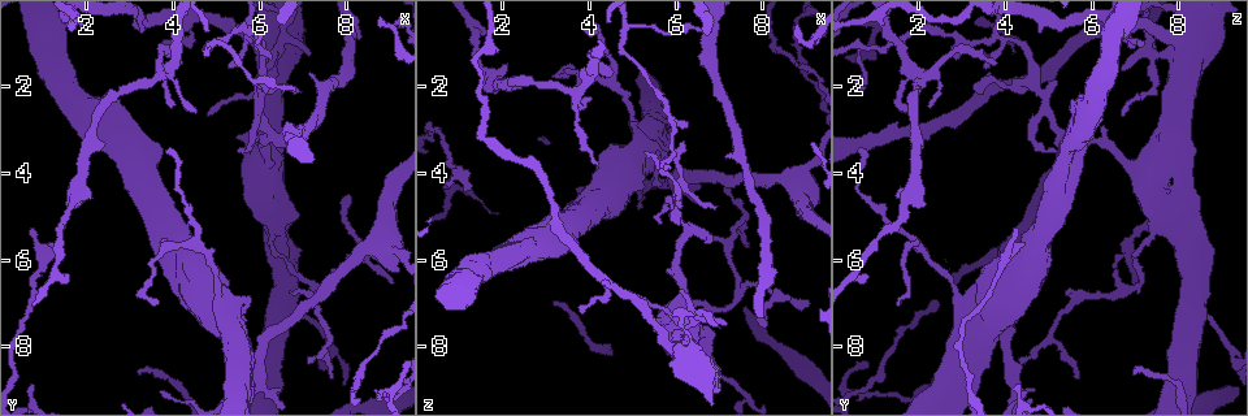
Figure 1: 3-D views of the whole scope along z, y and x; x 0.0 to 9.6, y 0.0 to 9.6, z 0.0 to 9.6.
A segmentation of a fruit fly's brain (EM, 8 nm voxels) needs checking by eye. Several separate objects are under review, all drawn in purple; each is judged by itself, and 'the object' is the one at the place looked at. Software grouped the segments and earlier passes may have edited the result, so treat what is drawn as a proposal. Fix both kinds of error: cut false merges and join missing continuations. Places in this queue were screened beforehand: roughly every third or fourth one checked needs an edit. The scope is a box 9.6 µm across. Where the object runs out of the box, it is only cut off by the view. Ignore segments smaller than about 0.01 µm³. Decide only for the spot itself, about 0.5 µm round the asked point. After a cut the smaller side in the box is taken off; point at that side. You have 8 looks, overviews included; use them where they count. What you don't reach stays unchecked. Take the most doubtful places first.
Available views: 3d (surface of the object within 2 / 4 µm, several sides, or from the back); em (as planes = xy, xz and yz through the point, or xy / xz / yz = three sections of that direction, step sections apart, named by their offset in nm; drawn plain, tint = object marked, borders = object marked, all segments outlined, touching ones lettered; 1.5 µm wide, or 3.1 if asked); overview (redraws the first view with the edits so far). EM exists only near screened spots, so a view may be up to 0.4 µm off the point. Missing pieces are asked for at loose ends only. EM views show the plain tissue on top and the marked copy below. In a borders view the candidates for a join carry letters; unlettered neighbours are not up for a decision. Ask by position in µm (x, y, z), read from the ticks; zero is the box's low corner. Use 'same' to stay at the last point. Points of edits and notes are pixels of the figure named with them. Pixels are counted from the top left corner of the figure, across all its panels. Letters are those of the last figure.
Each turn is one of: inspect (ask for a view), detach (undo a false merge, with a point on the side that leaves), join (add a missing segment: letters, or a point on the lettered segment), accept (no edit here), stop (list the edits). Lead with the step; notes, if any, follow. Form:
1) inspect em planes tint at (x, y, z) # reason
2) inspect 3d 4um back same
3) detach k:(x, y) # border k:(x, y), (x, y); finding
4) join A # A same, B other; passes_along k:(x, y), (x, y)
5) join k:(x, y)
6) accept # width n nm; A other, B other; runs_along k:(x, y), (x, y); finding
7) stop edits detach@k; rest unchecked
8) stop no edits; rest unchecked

inspect 3d 4um at (5.75, 7.05, 3.60) # thick end

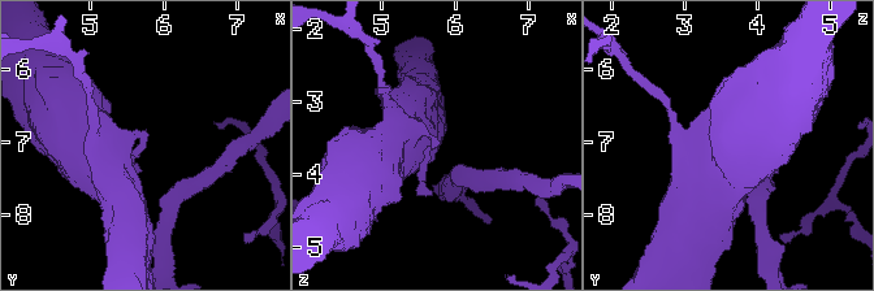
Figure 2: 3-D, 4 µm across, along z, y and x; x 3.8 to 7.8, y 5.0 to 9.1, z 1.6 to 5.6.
inspect em xy step 4 borders at (5.70, 7.05, 3.65) # shape alone is not enough

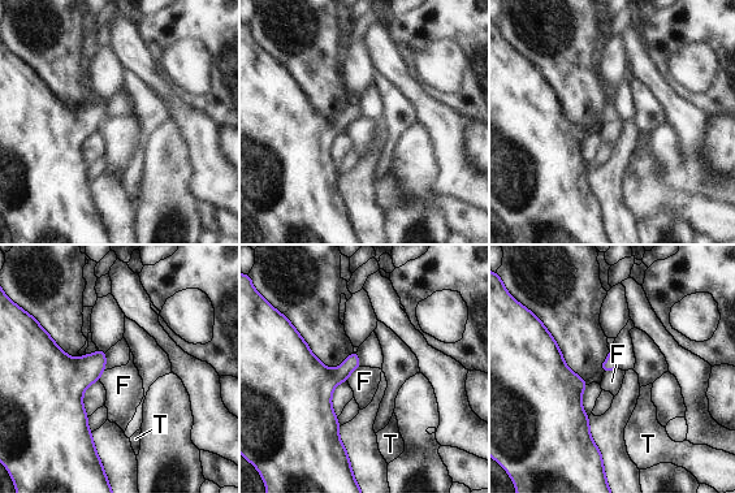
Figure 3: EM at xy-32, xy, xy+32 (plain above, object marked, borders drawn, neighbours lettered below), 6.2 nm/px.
inspect em planes borders same # cut it another way

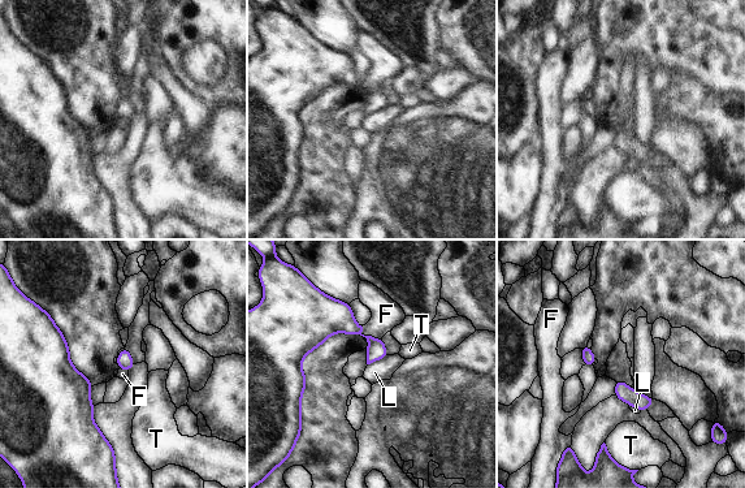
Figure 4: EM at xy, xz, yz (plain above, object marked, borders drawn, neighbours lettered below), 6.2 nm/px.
accept # F other, L other, T other; border 4:(388, 355), (368, 365); no lettered segment goes on from it

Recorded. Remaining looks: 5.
inspect 3d 2um at (6.35, 1.25, 7.45) # thick turns thin

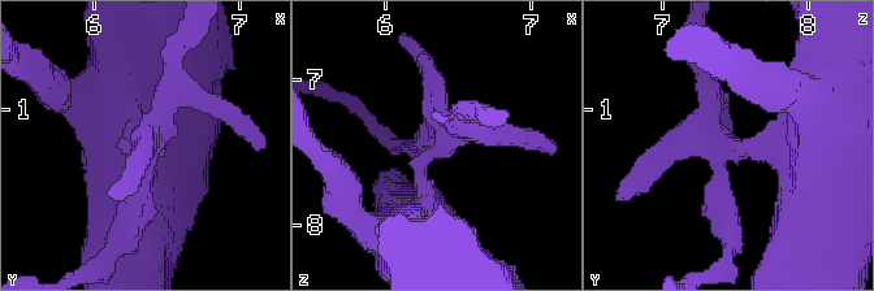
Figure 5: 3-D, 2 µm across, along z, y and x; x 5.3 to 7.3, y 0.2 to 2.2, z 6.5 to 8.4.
inspect em xz step 8 tint at (6.34, 1.28, 7.40)

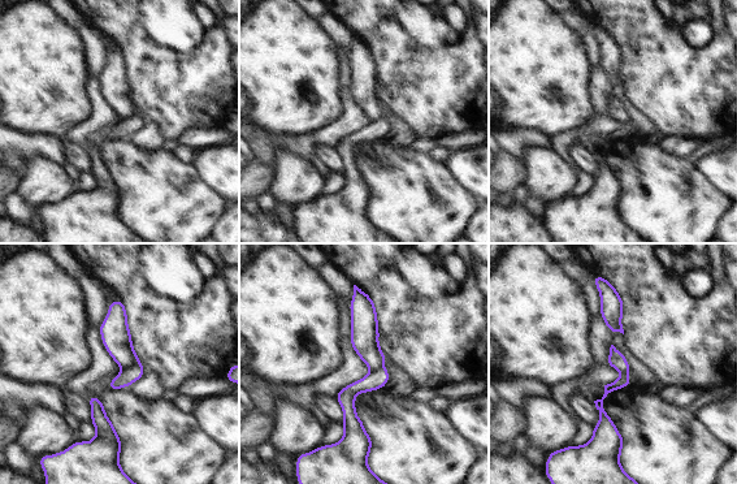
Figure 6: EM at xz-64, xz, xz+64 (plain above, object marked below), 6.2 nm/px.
inspect em planes borders same

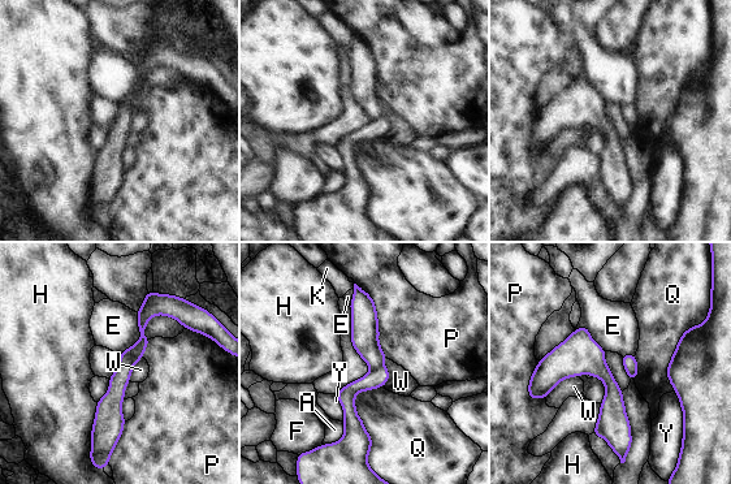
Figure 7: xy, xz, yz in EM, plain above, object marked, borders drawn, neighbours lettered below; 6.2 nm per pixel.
detach 7:(120, 379) # A other, E other, F other, H other, K other, P other, Q other, W other, Y other; part_leaving 7:(582, 329), (582, 351), (610, 383), (621, 445); a second neuron is stuck on

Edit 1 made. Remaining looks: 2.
inspect overview # see it whole again

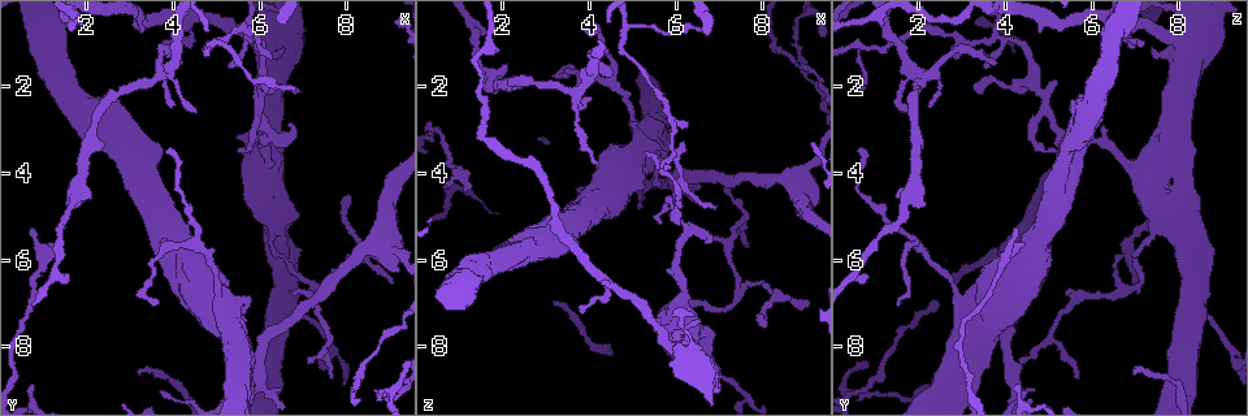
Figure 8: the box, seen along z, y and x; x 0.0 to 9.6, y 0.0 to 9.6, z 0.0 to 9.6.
inspect em planes borders at (3.85, 3.50, 0.65) # end of a long branch

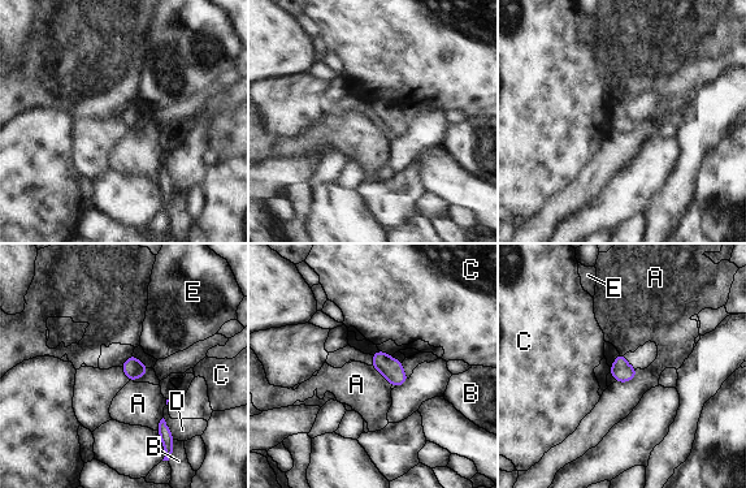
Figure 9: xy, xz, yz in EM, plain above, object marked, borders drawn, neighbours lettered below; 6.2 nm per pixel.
accept # A other, B other, C other, D other, E other; none of them fits

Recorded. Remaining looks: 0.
stop edits detach@7; rest unchecked

